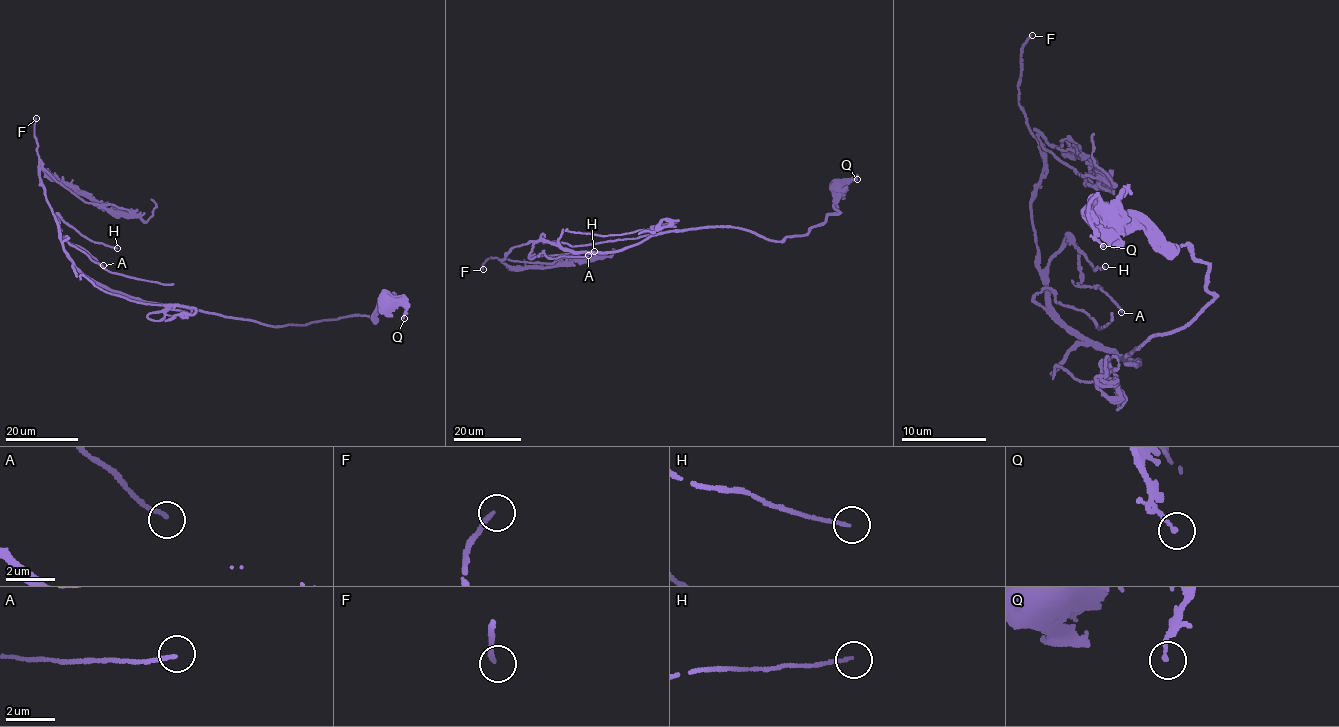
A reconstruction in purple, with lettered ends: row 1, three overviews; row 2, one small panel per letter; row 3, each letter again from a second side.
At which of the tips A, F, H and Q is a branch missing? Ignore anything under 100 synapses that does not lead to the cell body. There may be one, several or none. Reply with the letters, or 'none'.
H

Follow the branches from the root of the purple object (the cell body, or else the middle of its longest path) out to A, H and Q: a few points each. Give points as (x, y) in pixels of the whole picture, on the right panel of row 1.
A: (1103, 222), (1208, 266), (1214, 298), (1133, 367), (1053, 314), (1048, 260), (1068, 237), (1077, 286), (1121, 312)
H: (1103, 222), (1187, 245), (1214, 298), (1122, 360), (1133, 367), (1050, 303), (1048, 260), (1067, 235), (1105, 266)
Q: (1103, 222), (1100, 223), (1103, 219), (1097, 215), (1092, 228), (1103, 246)

